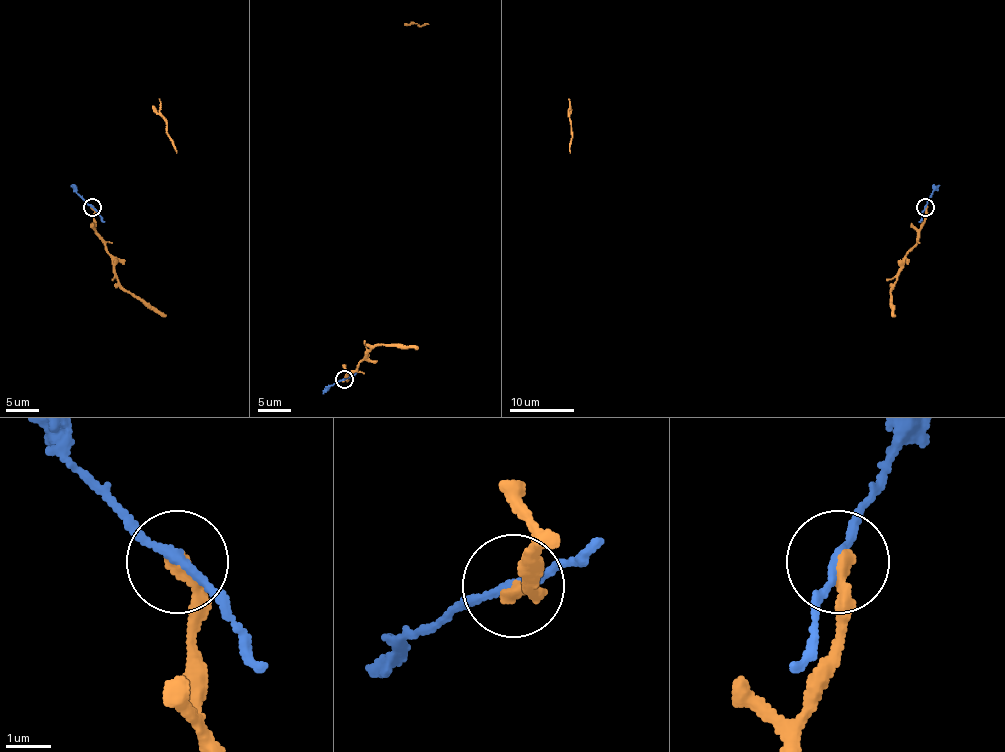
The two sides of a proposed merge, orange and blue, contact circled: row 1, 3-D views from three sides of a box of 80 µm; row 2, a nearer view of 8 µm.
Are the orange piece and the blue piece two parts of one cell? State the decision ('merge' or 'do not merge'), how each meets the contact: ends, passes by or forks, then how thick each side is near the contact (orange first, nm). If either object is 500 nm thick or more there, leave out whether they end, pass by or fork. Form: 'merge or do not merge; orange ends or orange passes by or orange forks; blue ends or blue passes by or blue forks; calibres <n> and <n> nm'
do not merge; orange ends; blue passes by; calibres 360 and 180 nm

